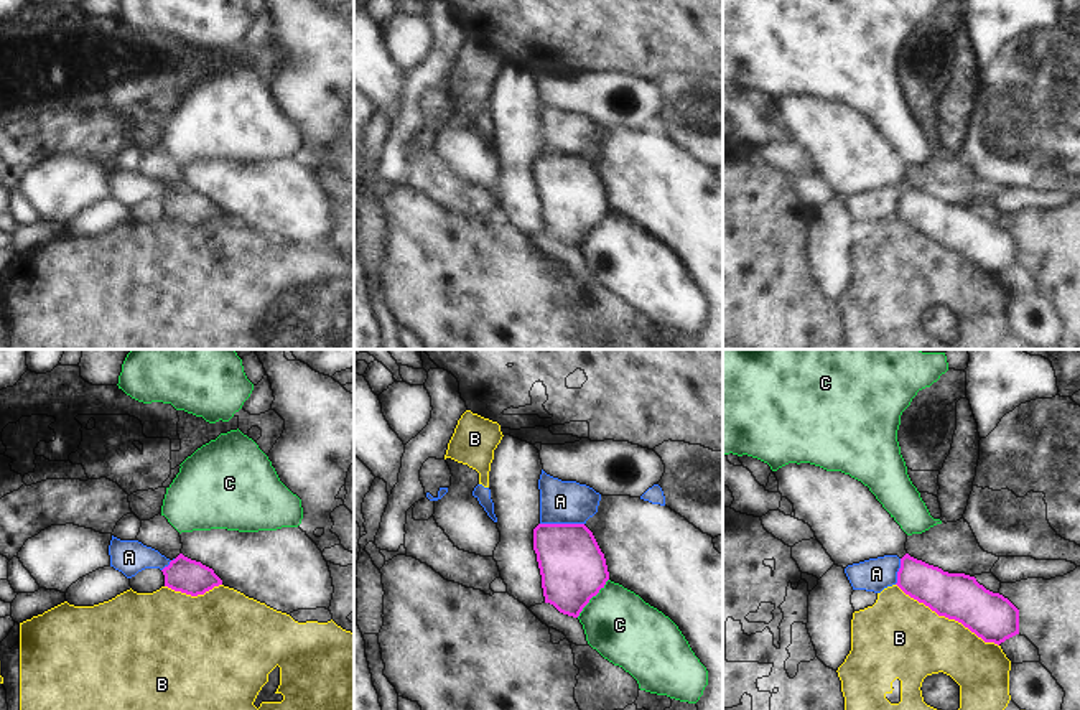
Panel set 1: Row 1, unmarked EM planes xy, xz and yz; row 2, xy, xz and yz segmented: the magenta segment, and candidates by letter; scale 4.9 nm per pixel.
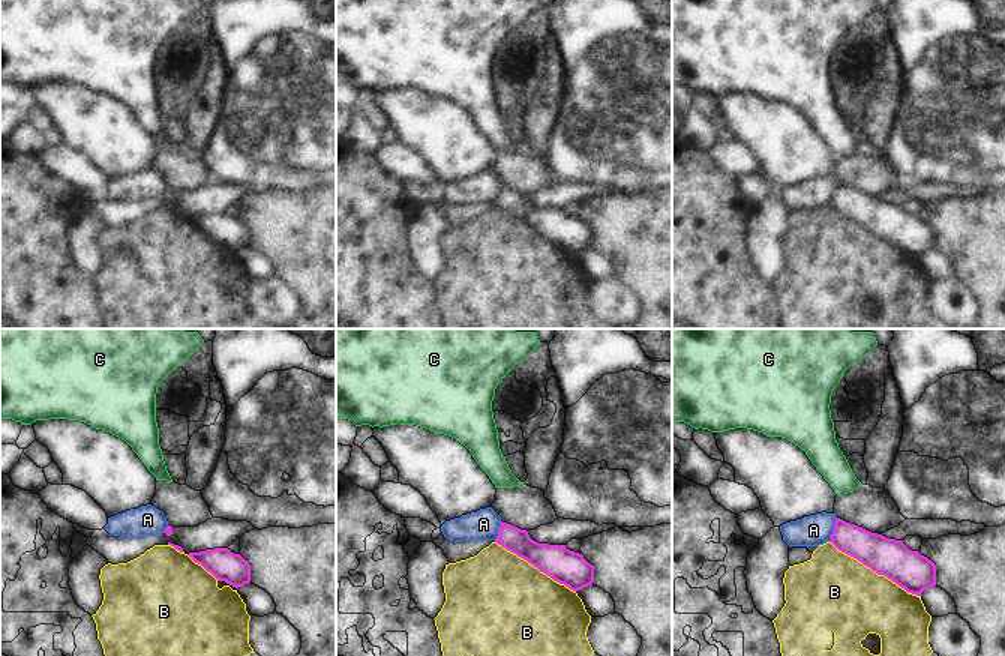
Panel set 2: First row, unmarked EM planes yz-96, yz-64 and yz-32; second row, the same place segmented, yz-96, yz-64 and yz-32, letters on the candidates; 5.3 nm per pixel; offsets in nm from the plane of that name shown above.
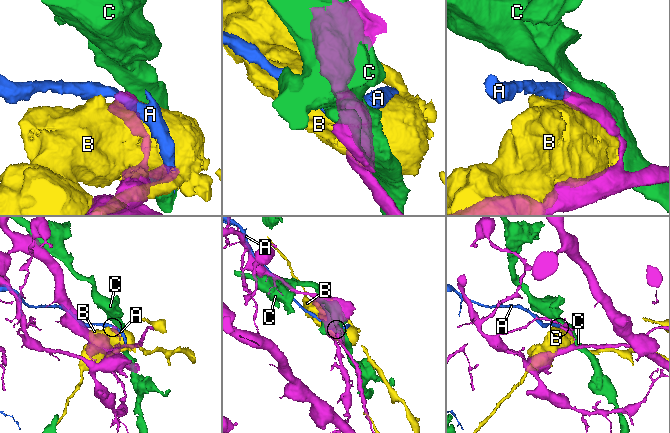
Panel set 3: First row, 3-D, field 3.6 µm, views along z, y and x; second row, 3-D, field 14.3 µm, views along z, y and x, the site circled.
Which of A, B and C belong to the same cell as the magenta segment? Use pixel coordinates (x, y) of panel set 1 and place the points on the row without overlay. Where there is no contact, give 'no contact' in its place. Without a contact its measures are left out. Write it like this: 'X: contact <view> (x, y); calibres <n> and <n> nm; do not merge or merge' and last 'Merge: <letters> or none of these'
A: contact xz (562, 155); calibres 320 and 200 nm; do not merge
B: contact yz (947, 247); calibres 240 and 400 nm; do not merge
C: contact xz (591, 228); calibres 320 and 340 nm; do not merge
Merge: none of these

